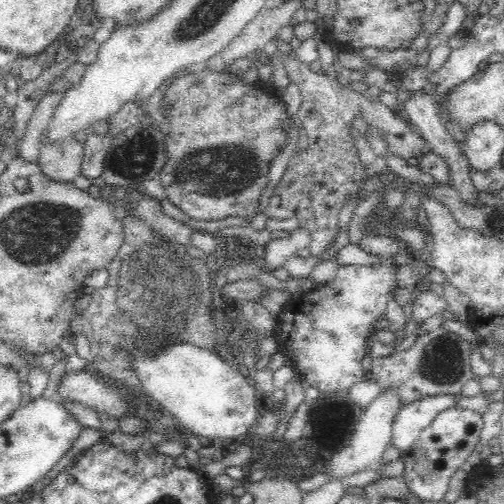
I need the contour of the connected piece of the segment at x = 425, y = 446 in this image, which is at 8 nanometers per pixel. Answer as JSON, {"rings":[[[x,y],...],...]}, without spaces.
{"rings":[[[448,408],[419,432],[414,444],[403,453],[405,470],[401,476],[416,497],[429,502],[444,499],[450,476],[475,449],[479,449],[482,420],[481,414],[475,411]]]}

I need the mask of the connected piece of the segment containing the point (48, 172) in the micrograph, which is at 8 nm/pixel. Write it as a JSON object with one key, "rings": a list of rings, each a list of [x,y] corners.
{"rings":[[[42,139],[36,164],[48,179],[73,183],[82,174],[83,150],[83,145],[77,144],[75,139],[70,139],[65,147],[56,147]]]}

